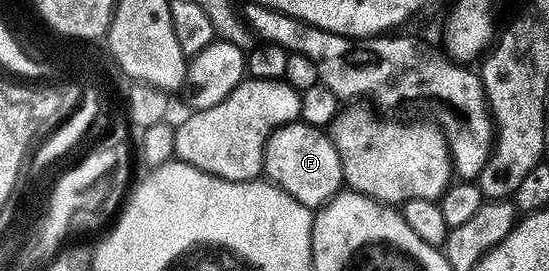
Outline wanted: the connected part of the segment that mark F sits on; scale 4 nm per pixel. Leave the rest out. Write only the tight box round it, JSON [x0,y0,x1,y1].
[264,122,345,210]

